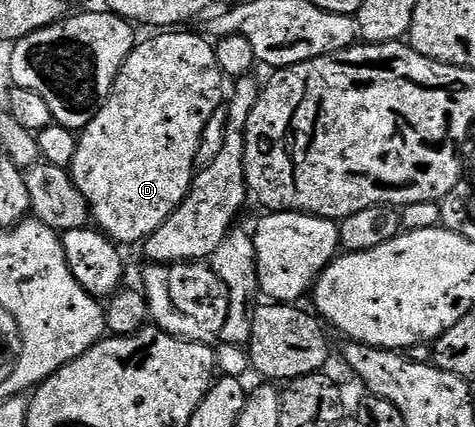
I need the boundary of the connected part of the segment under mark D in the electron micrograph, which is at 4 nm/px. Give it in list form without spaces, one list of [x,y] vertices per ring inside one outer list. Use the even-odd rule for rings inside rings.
[[[160,32],[157,33],[160,34],[157,38],[148,38],[145,42],[143,39],[133,48],[128,59],[122,64],[118,76],[112,82],[112,91],[108,93],[108,97],[104,99],[104,103],[101,104],[96,115],[84,125],[83,130],[79,131],[76,139],[76,151],[70,165],[72,182],[77,186],[78,192],[88,202],[91,221],[117,244],[123,244],[123,242],[143,243],[144,239],[154,233],[180,207],[182,200],[187,196],[188,190],[192,187],[194,171],[197,169],[196,153],[200,147],[204,129],[207,126],[207,122],[214,115],[215,110],[222,106],[220,89],[226,85],[226,79],[218,68],[215,45],[207,37],[204,37],[204,39],[199,38],[196,34],[180,33],[184,32]]]

